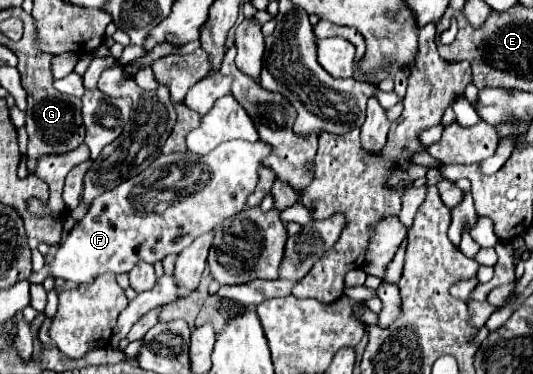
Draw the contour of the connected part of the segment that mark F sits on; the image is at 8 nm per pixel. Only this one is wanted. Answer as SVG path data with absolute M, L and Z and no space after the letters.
M247 140L223 142L205 156L193 152L161 154L147 170L95 198L87 214L61 242L55 258L25 280L43 284L51 276L87 284L105 272L129 272L139 260L155 264L167 254L179 254L199 234L211 232L225 218L245 208L247 196L257 186L261 160L267 154L269 146L265 142Z

